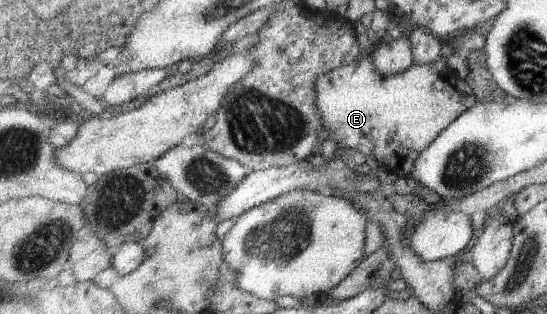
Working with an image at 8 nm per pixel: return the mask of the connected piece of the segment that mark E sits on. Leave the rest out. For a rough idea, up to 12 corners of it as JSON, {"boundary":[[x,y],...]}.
{"boundary":[[441,60],[320,77],[338,148],[398,176],[479,104]]}

